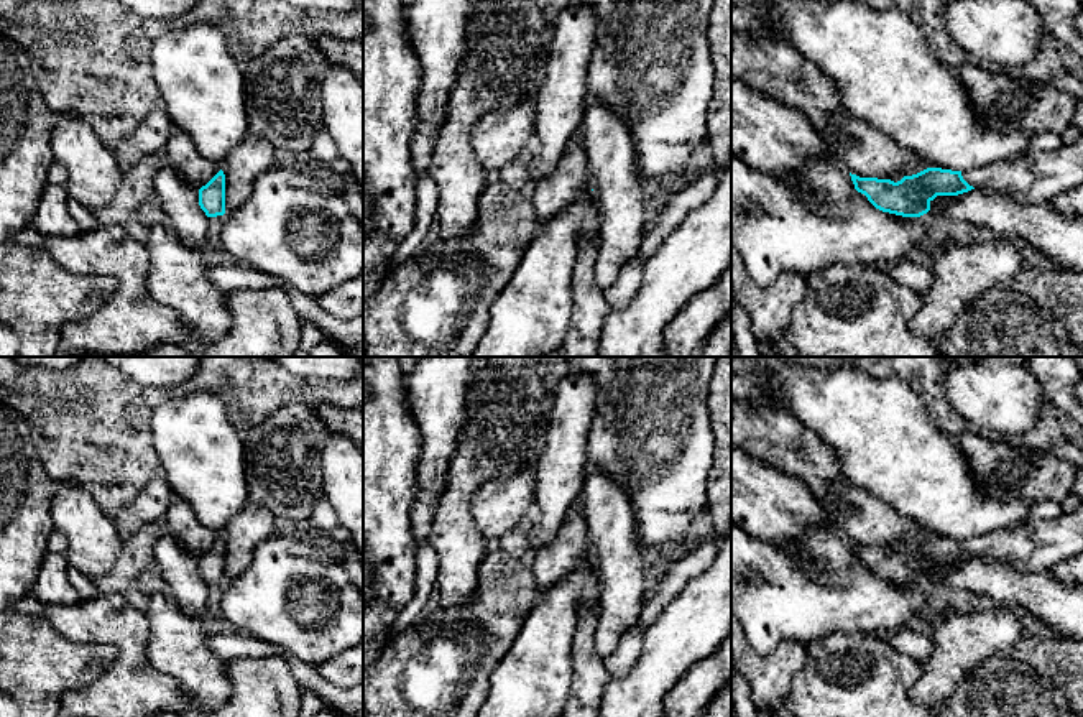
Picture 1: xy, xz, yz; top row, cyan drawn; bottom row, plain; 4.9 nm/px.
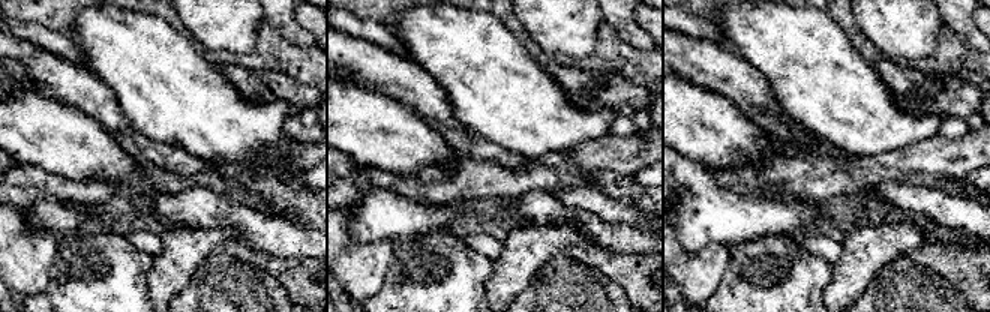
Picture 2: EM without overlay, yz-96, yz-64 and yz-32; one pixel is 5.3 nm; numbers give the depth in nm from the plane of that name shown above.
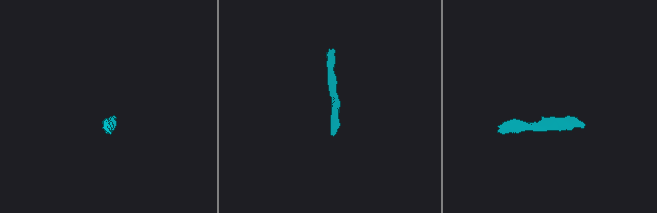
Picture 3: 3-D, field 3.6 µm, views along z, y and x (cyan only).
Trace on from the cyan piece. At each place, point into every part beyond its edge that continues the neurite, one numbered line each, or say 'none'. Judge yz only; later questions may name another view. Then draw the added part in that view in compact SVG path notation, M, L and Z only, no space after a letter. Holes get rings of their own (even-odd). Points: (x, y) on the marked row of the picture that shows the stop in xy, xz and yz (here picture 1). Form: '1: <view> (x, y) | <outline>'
1: yz (1041, 176) | M1083 138L1053 151L1034 151L971 168L961 176L973 187L1004 191L1016 201L1048 204L1060 192L1083 184Z

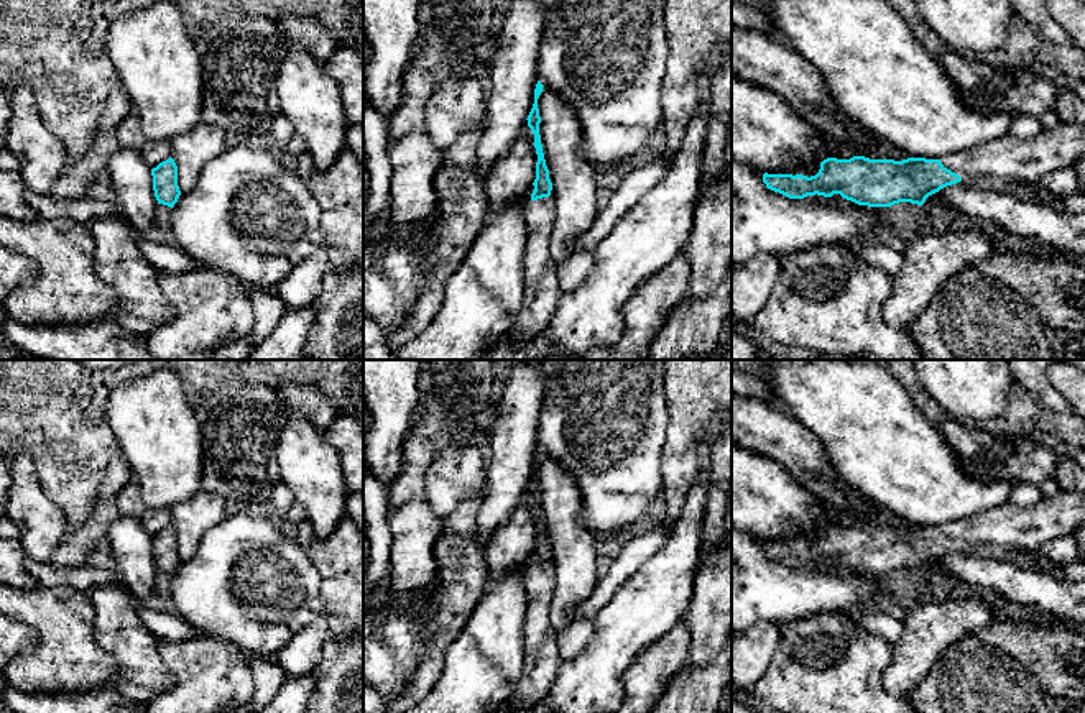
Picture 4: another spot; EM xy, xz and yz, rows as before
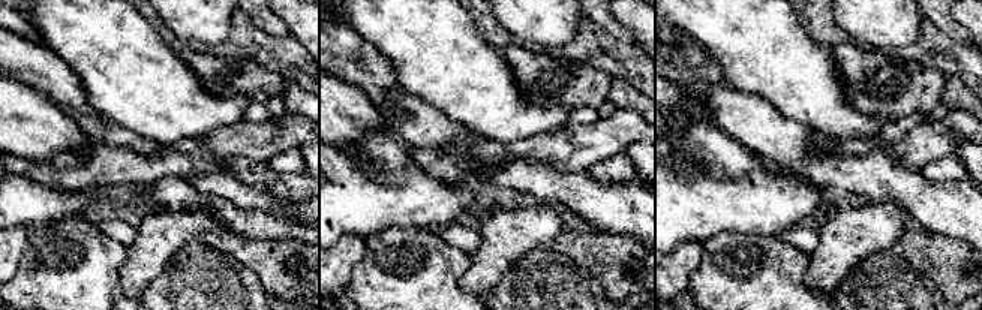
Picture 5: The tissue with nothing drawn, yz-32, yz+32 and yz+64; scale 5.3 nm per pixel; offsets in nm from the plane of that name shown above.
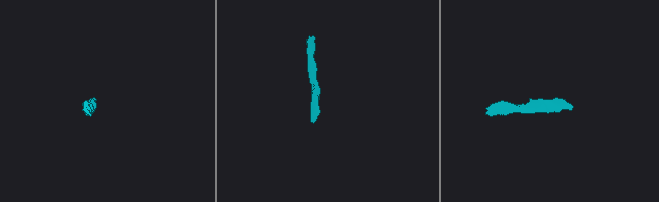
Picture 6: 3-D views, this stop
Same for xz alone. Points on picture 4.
1: xz (541, 293) | M551 196L528 202L524 218L528 225L523 256L524 286L523 304L511 330L518 337L513 345L513 360L531 360L529 347L549 327L562 296L557 263L549 255L554 223Z

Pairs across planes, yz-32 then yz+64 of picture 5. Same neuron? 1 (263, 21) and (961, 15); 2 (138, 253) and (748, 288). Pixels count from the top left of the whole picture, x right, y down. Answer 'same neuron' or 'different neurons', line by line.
1: different neurons
2: different neurons

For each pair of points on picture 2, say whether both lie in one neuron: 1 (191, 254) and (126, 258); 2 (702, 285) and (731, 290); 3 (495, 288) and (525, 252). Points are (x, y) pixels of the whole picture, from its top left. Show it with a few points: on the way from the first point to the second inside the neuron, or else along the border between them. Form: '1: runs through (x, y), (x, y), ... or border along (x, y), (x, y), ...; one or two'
1: border along (152, 257), (146, 291); two
2: border along (731, 255), (719, 288), (711, 296); two
3: runs through (504, 279), (519, 261); one

